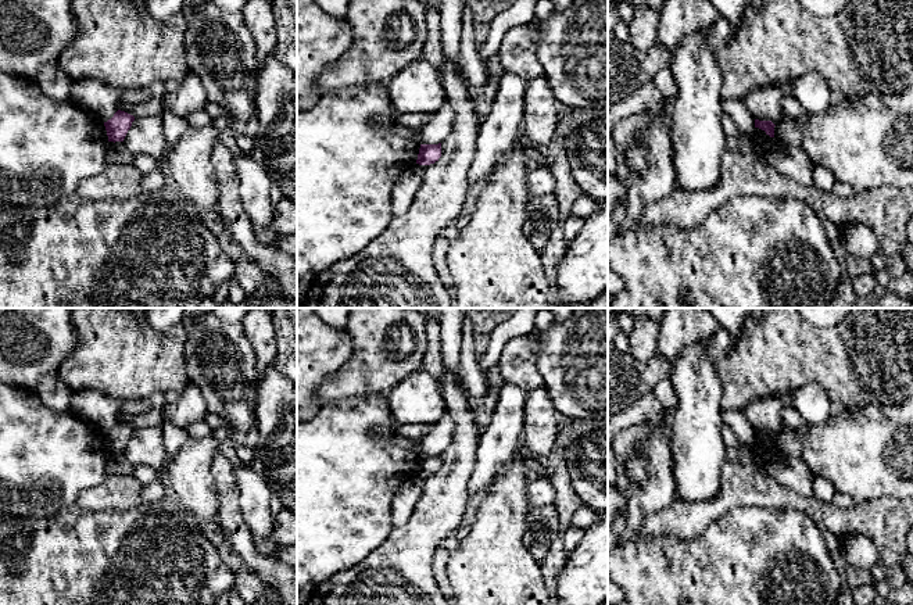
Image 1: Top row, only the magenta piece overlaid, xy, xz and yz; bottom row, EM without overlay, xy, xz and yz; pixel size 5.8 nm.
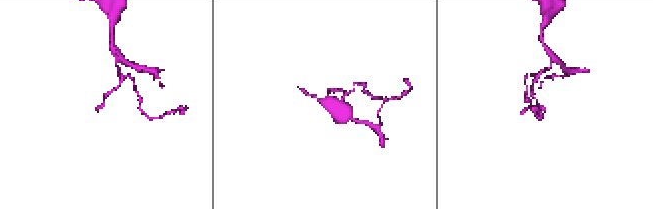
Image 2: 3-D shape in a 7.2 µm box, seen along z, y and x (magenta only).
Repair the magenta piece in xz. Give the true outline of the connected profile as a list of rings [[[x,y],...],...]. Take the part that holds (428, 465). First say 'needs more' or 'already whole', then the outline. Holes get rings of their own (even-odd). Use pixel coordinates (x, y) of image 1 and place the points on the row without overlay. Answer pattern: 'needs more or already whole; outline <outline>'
already whole; outline [[[441,454],[438,455],[420,455],[416,475],[430,476],[441,468]]]

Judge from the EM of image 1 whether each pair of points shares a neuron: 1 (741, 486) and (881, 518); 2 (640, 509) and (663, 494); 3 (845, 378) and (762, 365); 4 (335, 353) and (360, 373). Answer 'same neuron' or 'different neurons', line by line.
1: same neuron
2: same neuron
3: same neuron
4: different neurons

